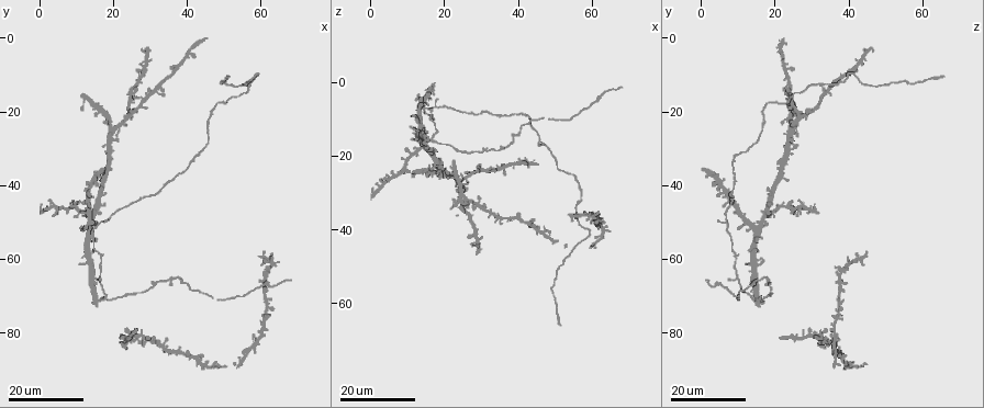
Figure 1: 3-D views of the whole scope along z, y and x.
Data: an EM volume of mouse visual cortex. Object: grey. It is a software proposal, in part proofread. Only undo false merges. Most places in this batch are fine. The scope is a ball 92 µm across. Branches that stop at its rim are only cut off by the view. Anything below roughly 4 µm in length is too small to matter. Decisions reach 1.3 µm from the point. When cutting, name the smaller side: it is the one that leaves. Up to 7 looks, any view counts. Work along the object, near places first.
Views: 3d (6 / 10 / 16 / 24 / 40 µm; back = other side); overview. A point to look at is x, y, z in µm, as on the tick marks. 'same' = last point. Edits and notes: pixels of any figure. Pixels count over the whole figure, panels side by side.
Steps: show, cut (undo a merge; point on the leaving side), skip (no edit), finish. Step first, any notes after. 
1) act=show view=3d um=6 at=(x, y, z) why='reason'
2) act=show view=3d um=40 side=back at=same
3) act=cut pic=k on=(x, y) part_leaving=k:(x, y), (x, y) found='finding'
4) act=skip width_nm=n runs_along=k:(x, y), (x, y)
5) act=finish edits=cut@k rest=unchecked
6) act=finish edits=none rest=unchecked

act=show view=3d um=24 at=(39.0, 66.5, 14.0) why='thick turns thin'

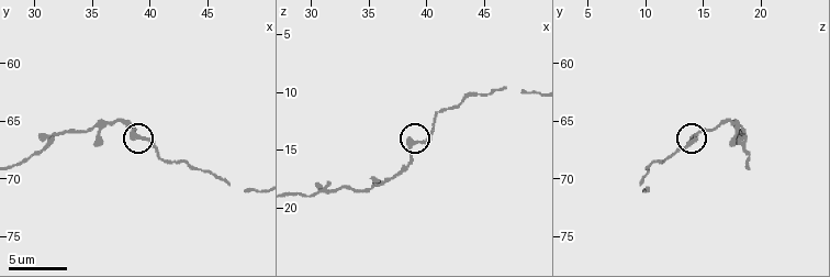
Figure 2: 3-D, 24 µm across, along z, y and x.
act=show view=3d um=6 at=(38.4, 66.0, 14.6) why='zoom in'

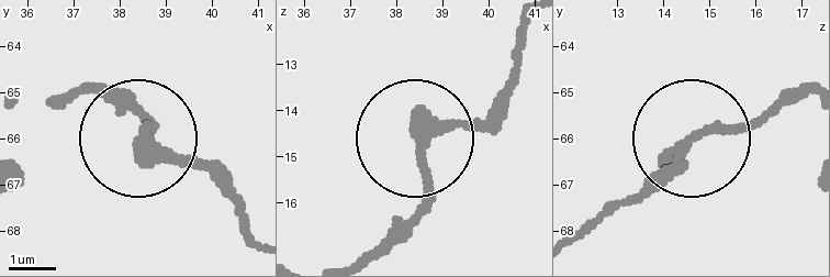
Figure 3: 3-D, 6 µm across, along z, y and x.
act=show view=3d um=6 side=back at=(38.65, 66.15, 14.55) why='from behind'

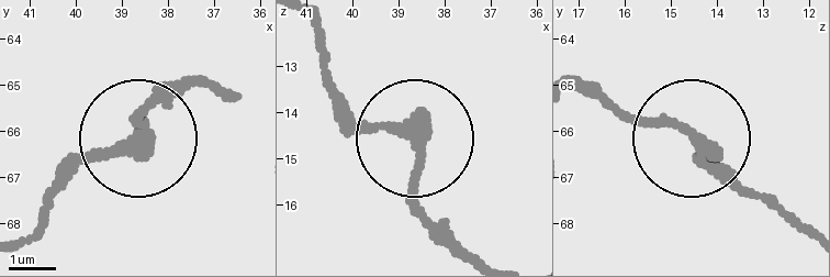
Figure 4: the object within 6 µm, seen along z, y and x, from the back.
act=skip width_nm=270 runs_along=4:(578, 86), (625, 118), (692, 130), (739, 188) found='continuous, no second neuron'

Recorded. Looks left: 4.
act=show view=3d um=24 at=(24.0, 70.0, 18.0)

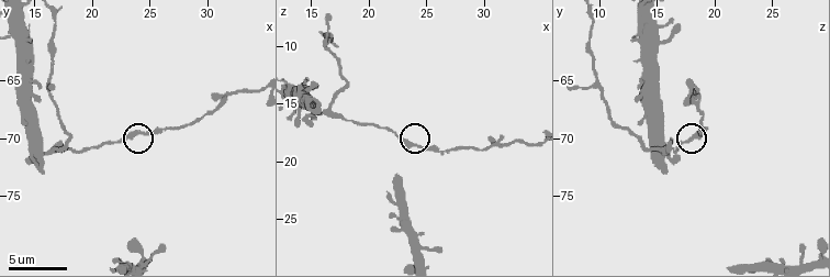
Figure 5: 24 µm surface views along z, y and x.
act=show view=3d um=10 at=(23.4, 69.8, 18.6) why='closer look'

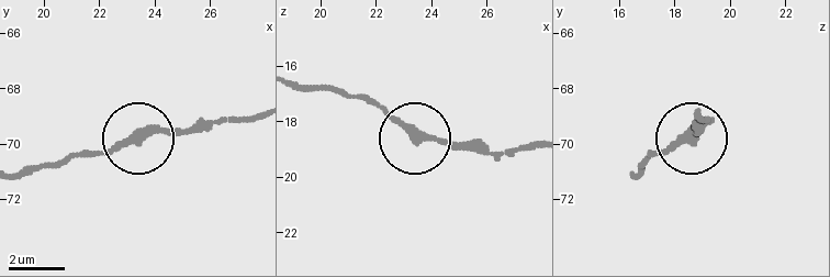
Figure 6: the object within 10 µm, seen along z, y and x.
act=skip runs_along=6:(18, 174), (103, 155), (181, 126), (206, 126) found='continuous, no second neuron'

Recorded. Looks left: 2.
act=show view=3d um=16 at=(19.0, 35.5, 21.5)

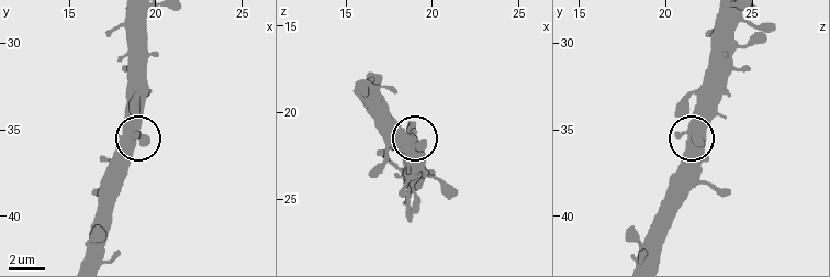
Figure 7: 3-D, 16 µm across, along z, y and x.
act=show view=3d um=10 at=(18.5, 35.6, 21.3)

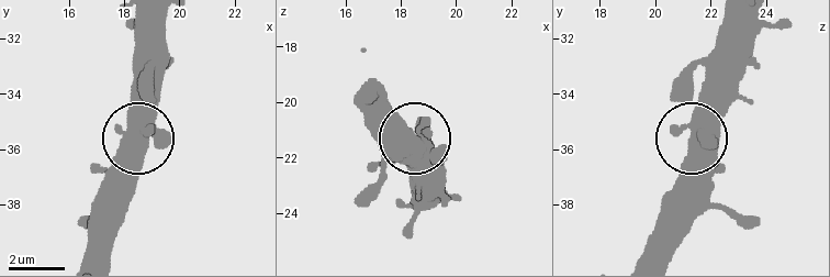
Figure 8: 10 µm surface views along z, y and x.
act=skip runs_along=8:(639, 258), (693, 131), (693, 62) found='all the same neuron'

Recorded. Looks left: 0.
act=finish edits=none rest=unchecked

